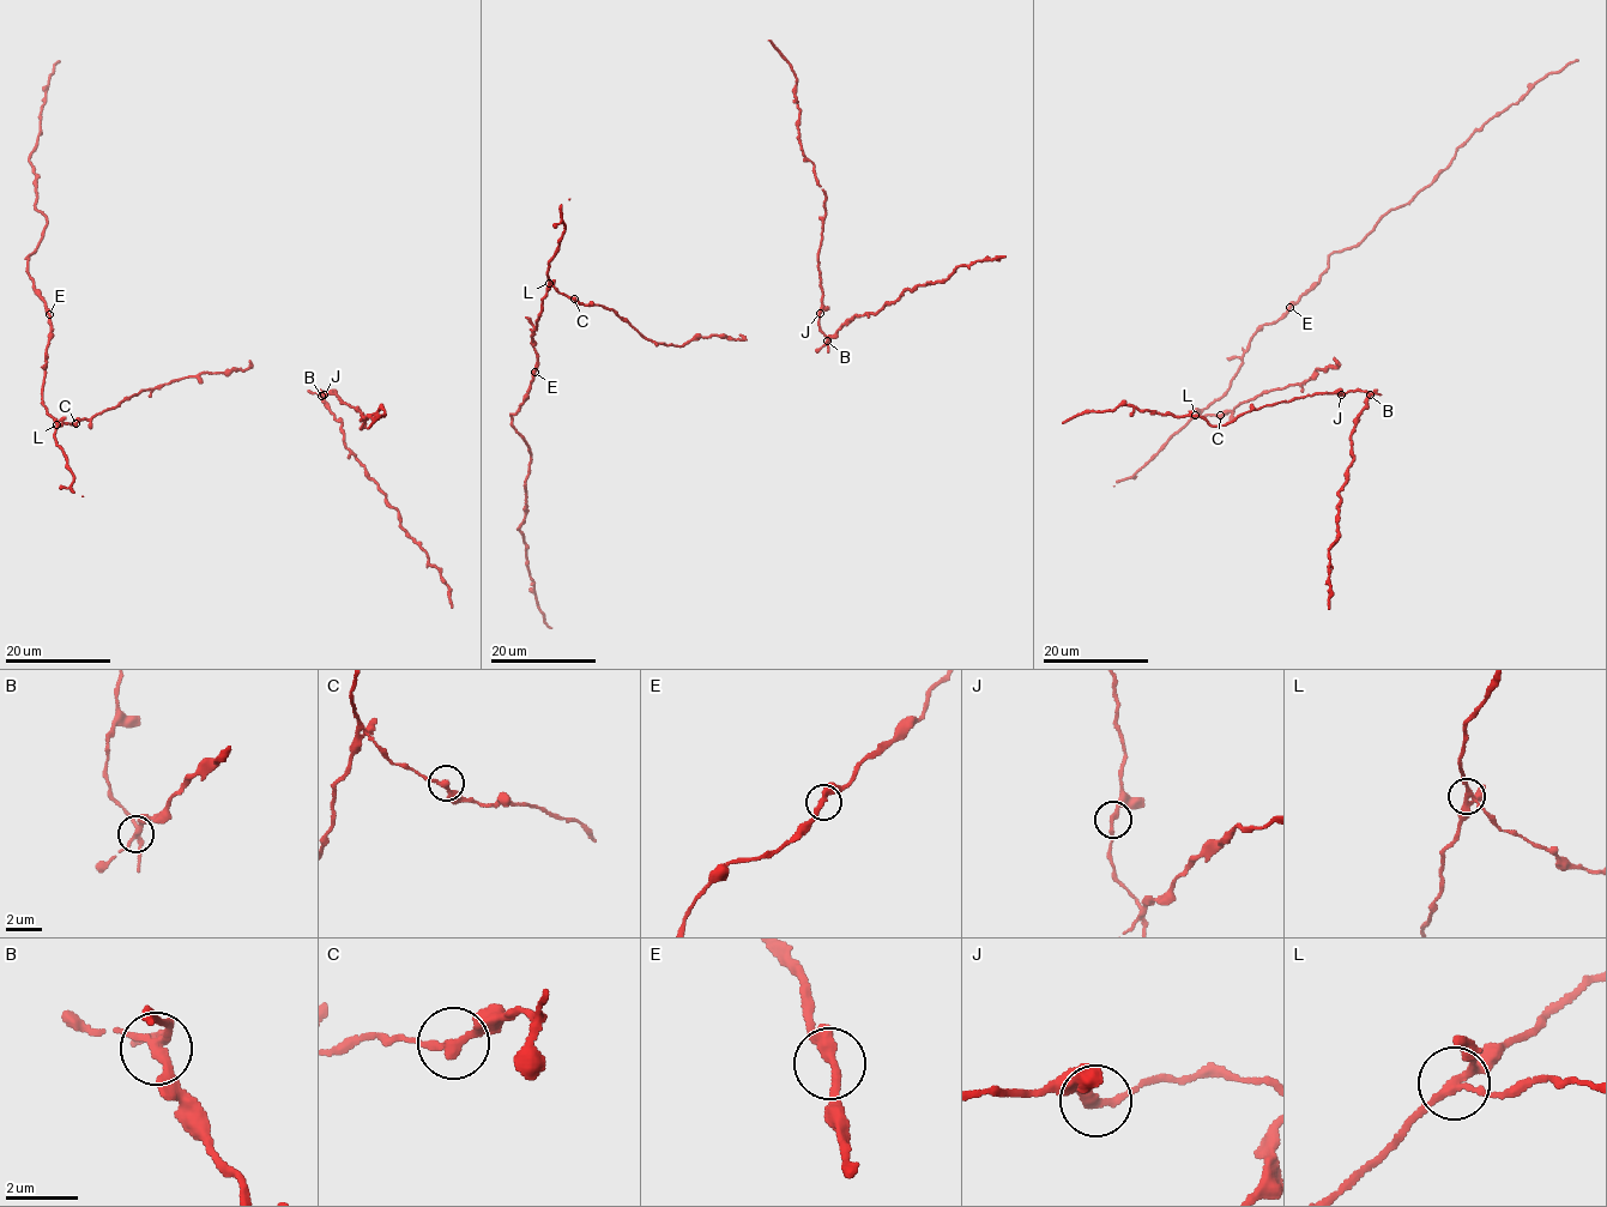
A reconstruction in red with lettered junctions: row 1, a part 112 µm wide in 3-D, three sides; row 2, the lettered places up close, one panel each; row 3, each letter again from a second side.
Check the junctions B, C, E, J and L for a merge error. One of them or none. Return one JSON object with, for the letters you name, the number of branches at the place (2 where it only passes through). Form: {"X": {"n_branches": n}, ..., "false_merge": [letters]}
{"B": {"n_branches": 4}, "false_merge": ["B"]}

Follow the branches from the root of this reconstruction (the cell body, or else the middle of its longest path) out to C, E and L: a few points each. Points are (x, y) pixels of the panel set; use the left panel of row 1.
C: (106, 410), (76, 423)
E: (106, 410), (89, 420), (59, 426), (47, 414), (42, 397), (44, 352), (52, 330), (49, 314)
L: (106, 410), (74, 423), (56, 424)

